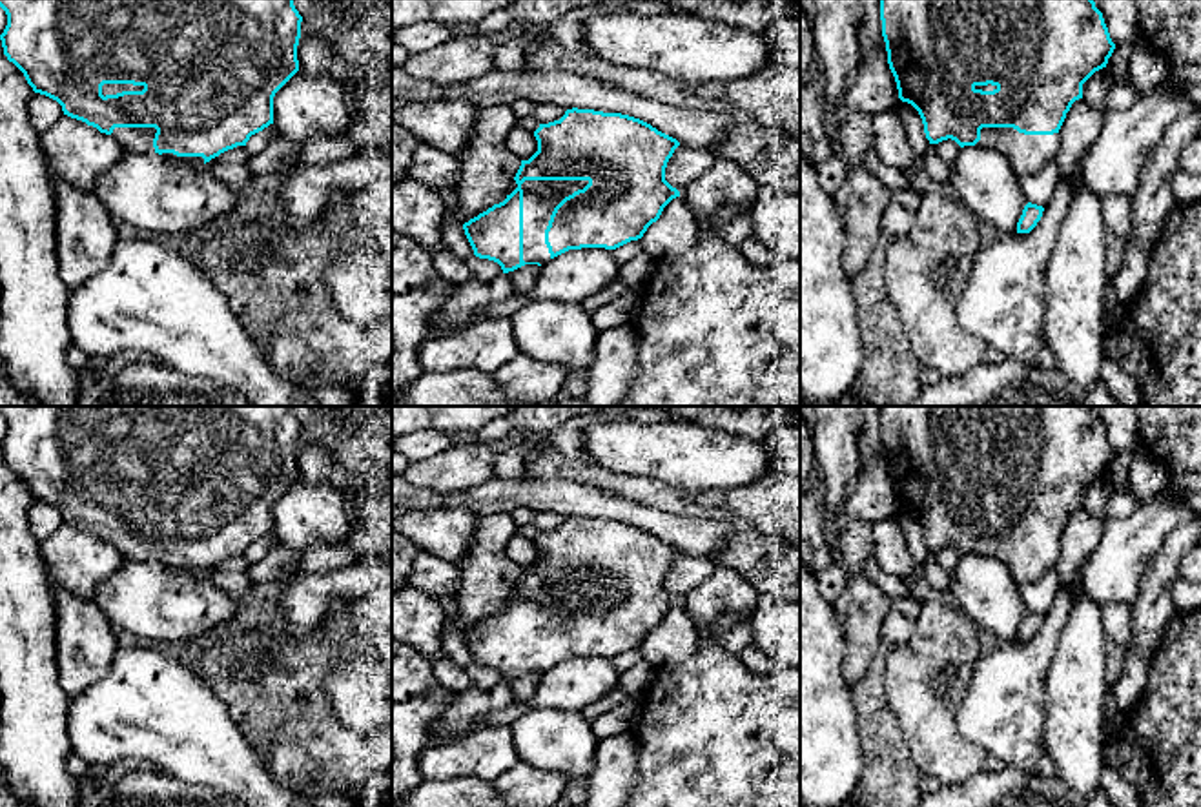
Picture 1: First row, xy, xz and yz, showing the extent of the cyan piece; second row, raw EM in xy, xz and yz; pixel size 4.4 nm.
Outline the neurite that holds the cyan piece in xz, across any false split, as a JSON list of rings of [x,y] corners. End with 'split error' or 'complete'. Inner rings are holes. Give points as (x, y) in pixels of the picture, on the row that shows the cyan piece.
[[[567,109],[559,120],[534,131],[538,151],[521,160],[518,188],[499,204],[463,224],[479,259],[494,260],[503,273],[581,248],[616,250],[643,237],[680,191],[665,180],[665,168],[680,142],[651,124],[594,109]]]; split error

